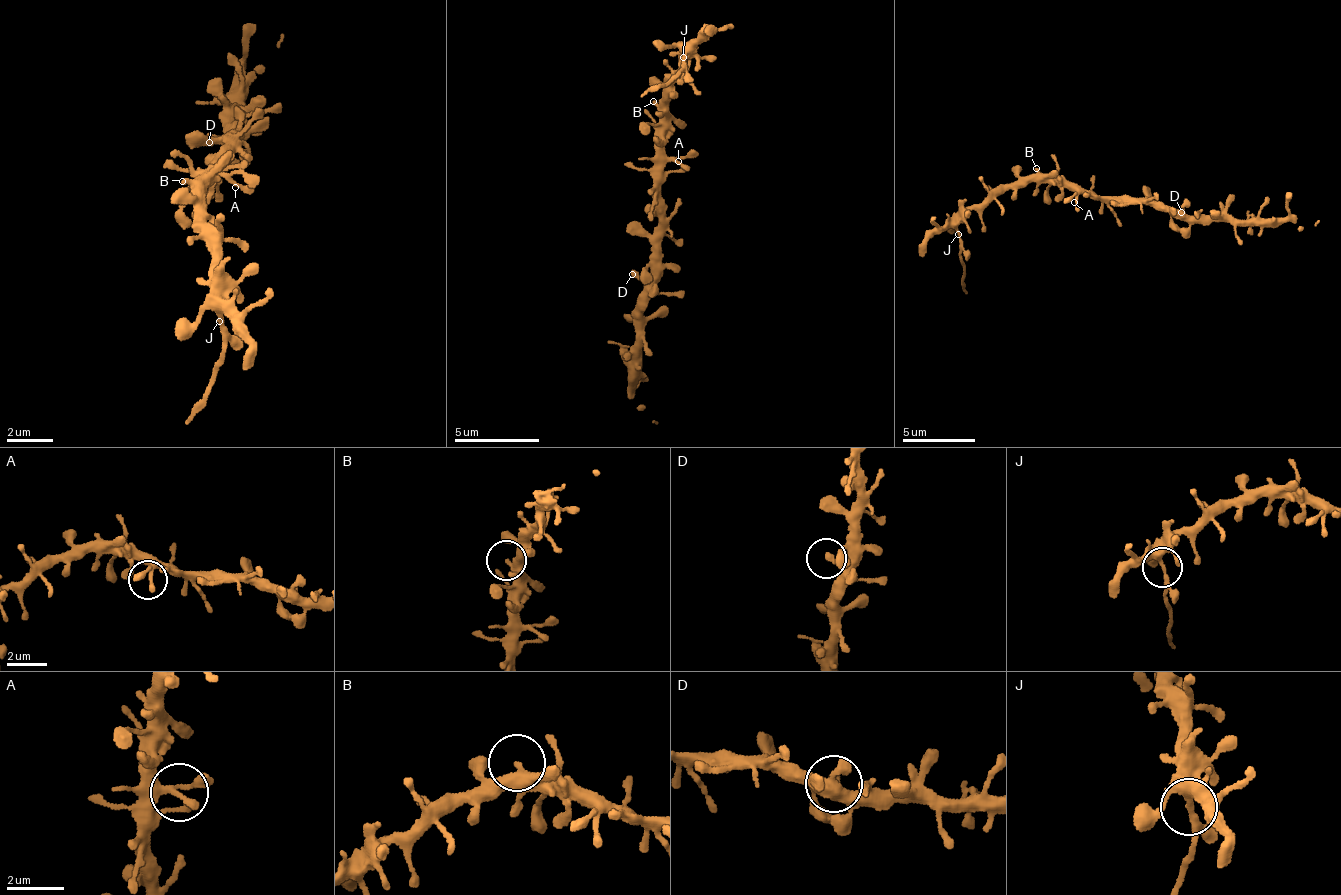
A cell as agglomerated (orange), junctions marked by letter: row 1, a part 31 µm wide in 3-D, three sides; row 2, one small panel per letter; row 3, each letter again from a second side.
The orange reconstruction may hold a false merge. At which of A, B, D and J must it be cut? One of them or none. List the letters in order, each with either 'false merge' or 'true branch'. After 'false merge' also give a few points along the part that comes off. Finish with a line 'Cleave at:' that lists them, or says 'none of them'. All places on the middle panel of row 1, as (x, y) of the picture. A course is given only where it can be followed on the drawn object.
A: true branch
B: true branch
D: true branch
J: false merge | (682, 57), (679, 75), (640, 97)
Cleave at: J

